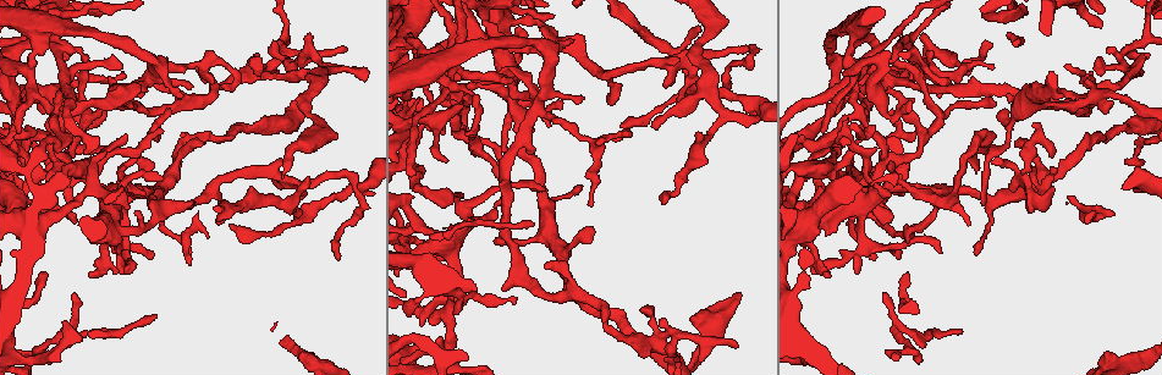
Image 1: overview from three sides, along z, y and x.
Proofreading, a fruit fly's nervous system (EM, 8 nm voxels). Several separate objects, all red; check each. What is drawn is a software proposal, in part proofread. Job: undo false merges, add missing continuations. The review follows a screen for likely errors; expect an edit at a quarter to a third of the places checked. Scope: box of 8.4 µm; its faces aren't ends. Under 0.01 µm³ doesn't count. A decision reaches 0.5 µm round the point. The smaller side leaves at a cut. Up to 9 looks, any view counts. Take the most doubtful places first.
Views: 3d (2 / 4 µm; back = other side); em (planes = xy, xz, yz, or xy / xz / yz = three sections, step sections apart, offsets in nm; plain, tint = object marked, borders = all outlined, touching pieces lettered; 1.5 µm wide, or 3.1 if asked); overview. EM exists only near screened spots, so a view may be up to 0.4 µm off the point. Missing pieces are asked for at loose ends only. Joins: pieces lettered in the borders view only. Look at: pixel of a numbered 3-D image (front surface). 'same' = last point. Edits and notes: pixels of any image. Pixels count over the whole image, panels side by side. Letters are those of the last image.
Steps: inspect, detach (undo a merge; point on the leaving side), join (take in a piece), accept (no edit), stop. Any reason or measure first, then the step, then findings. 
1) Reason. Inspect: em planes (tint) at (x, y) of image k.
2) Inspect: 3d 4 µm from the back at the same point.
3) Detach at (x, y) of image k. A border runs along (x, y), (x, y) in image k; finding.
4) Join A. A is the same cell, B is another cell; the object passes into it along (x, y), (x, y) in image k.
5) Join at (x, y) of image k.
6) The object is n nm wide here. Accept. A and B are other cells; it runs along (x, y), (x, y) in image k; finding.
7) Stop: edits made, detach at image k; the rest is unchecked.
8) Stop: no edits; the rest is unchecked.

An open end. Inspect: em planes (borders) at (693, 315) of image 1.

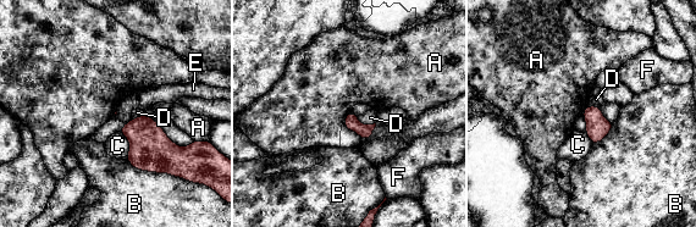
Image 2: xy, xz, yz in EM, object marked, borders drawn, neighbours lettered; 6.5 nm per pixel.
Accept. A, B, C, D, E and F are other cells; a border runs along (351, 111), (343, 123) in image 2; none of them fits.

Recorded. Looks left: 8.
An open end. Inspect: em planes (borders) at (513, 80) of image 1.

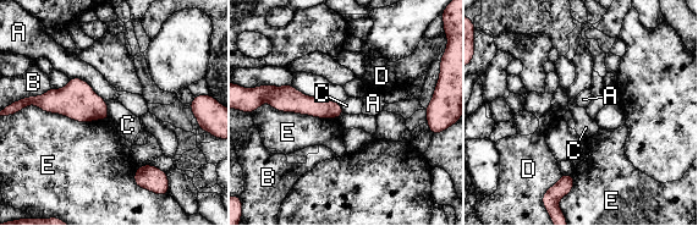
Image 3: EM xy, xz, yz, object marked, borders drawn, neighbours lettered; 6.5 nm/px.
The longest contact is with E, 550 nm. Accept. A, B, C, D and E are other cells; it runs along (273, 95), (304, 105), (339, 111) in image 3; no lettered piece goes on from it.

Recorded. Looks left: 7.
Calibre changes. Inspect: em planes (borders) at (841, 164) of image 1.

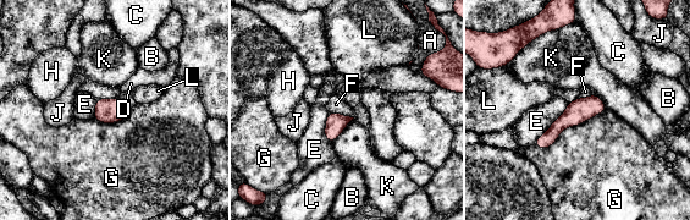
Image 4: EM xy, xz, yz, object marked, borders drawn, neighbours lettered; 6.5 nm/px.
Accept. A, B, C, D, E, F, G, H, J, K and L are other cells; it runs along (602, 106), (579, 110), (539, 143) in image 4; continuous, no second neuron.

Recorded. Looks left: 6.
Inspect: em xz step 4 (borders) at (334, 69) of image 1.

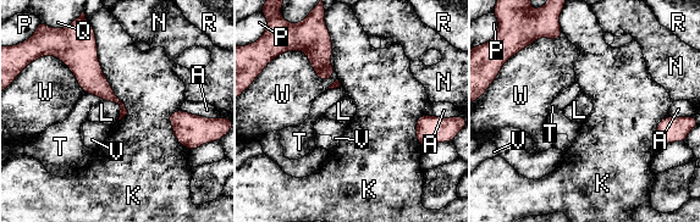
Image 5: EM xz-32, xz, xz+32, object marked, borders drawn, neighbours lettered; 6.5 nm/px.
Cut it another way. Inspect: em planes (borders) at the same point.

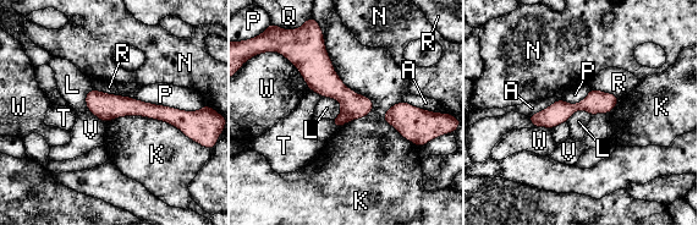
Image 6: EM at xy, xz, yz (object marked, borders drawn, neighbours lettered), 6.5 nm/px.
Accept. A, K, L, N, P, Q, R, T, V and W are other cells; a border runs along (130, 95), (144, 102), (196, 111) in image 6; one neuron here.

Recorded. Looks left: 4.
Stop: no edits; the rest is unchecked.

